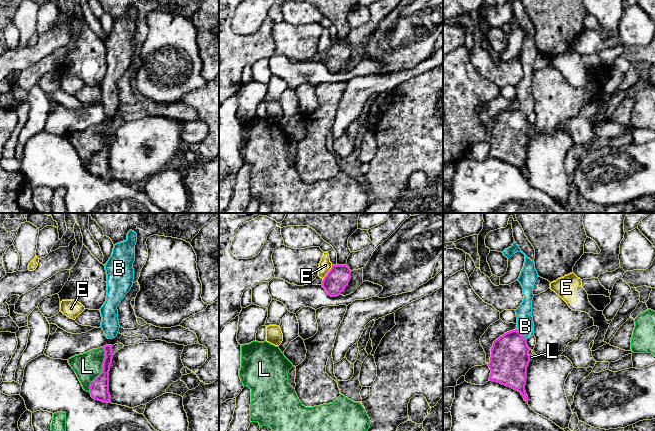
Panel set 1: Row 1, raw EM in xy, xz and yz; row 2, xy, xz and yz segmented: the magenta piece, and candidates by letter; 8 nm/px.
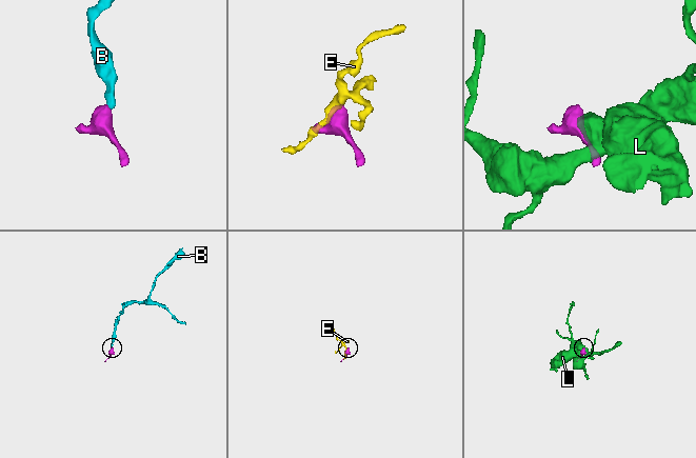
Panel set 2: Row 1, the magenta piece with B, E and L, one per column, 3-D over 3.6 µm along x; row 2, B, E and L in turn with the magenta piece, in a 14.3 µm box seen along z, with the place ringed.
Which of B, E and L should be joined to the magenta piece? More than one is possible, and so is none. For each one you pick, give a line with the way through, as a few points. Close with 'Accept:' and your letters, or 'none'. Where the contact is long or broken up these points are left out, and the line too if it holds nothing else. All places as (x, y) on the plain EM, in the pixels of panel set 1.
B: way yz (509, 136), (512, 121), (520, 110), (525, 105), (525, 102)
Accept: B

